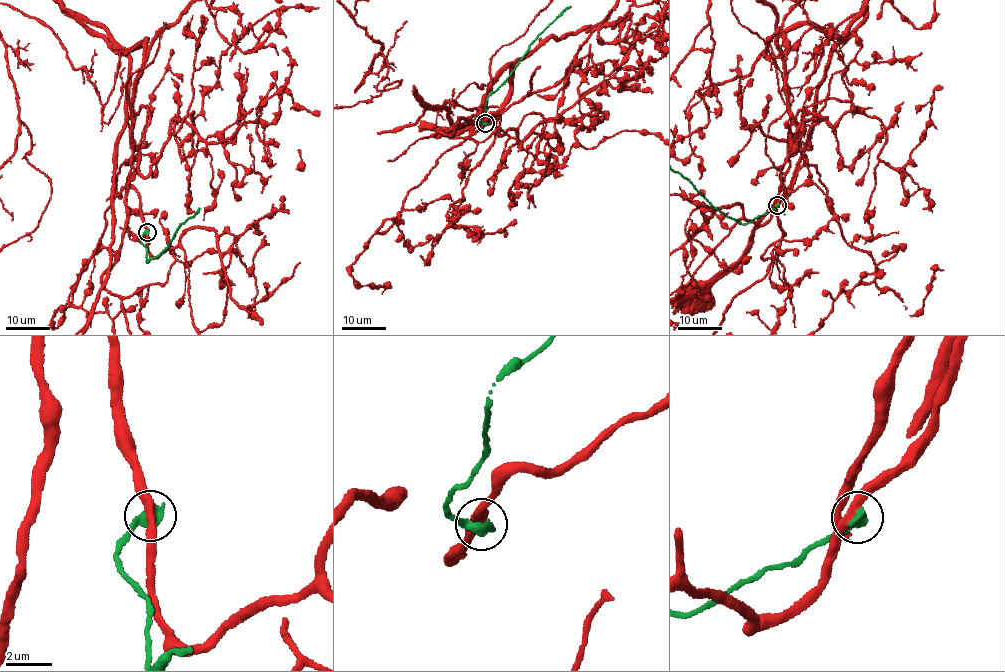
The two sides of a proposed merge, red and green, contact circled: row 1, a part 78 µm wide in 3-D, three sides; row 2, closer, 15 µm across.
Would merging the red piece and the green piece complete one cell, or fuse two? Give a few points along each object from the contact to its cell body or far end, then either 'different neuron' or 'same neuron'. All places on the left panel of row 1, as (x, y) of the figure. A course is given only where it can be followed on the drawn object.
course red (146, 231), (129, 177), (138, 161), (133, 94), (148, 38), (128, 61), (110, 266); course green (146, 231), (140, 238), (147, 250), (146, 262), (160, 254), (179, 226), (204, 203); different neuron

